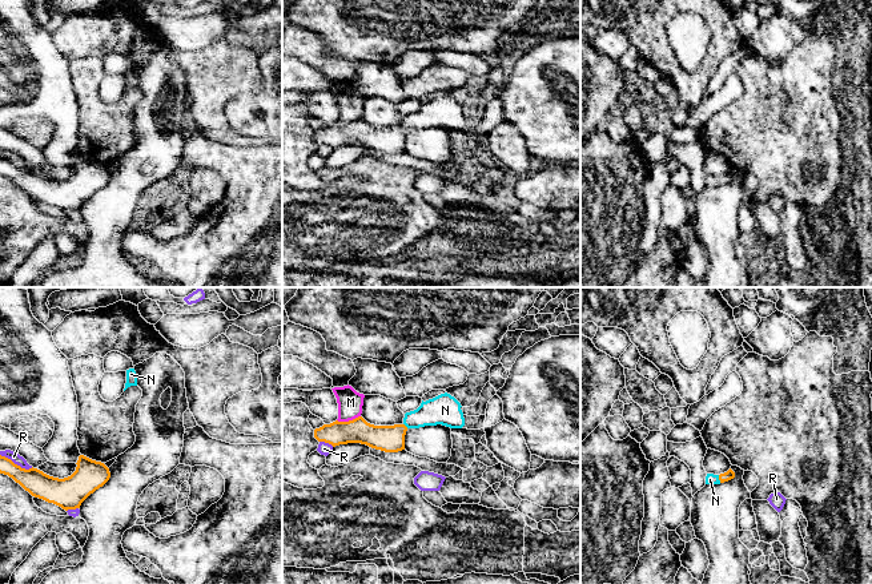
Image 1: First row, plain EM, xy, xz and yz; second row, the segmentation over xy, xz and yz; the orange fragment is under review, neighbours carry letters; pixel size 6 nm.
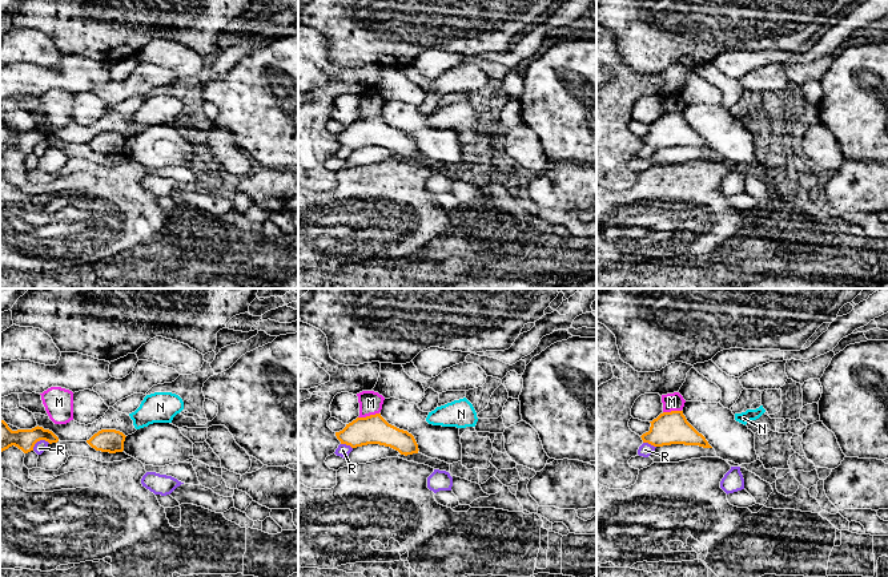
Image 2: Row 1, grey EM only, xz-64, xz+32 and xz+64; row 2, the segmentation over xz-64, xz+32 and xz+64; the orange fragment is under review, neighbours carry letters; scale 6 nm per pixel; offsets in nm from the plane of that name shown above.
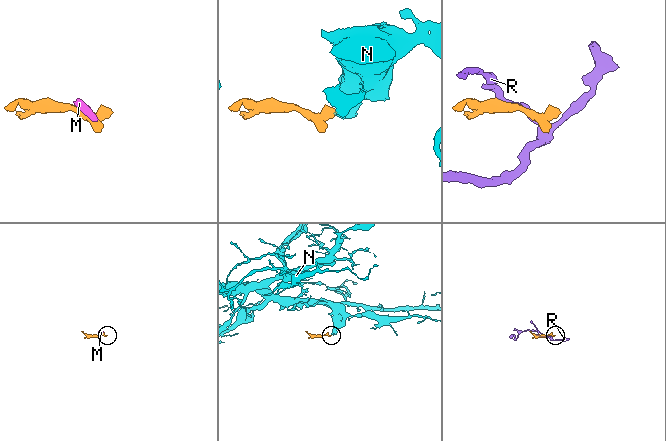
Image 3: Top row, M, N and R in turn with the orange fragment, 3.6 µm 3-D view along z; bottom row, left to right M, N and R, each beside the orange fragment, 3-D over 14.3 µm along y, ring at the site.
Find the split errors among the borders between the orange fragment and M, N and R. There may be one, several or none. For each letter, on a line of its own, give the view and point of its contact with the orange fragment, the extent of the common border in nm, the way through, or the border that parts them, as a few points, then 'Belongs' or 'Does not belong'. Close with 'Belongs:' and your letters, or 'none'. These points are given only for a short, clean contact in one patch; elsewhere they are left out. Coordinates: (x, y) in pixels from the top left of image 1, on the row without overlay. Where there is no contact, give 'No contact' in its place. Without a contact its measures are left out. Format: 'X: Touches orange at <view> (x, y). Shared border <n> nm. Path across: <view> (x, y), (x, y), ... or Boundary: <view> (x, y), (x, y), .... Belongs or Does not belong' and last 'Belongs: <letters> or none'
M: Touches orange at xz (349, 123). Shared border 150 nm. Boundary: xz (360, 117), (348, 123), (337, 123). Does not belong
N: Touches orange at yz (719, 181). Shared border 50 nm. Path across: yz (730, 176), (719, 181), (710, 181). Belongs
R: Touches orange at xy (16, 166). Shared border 220 nm. Does not belong
Belongs: N

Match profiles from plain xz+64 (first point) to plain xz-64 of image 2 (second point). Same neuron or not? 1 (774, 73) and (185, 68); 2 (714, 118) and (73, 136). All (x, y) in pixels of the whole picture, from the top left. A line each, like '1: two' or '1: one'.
1: two
2: two

